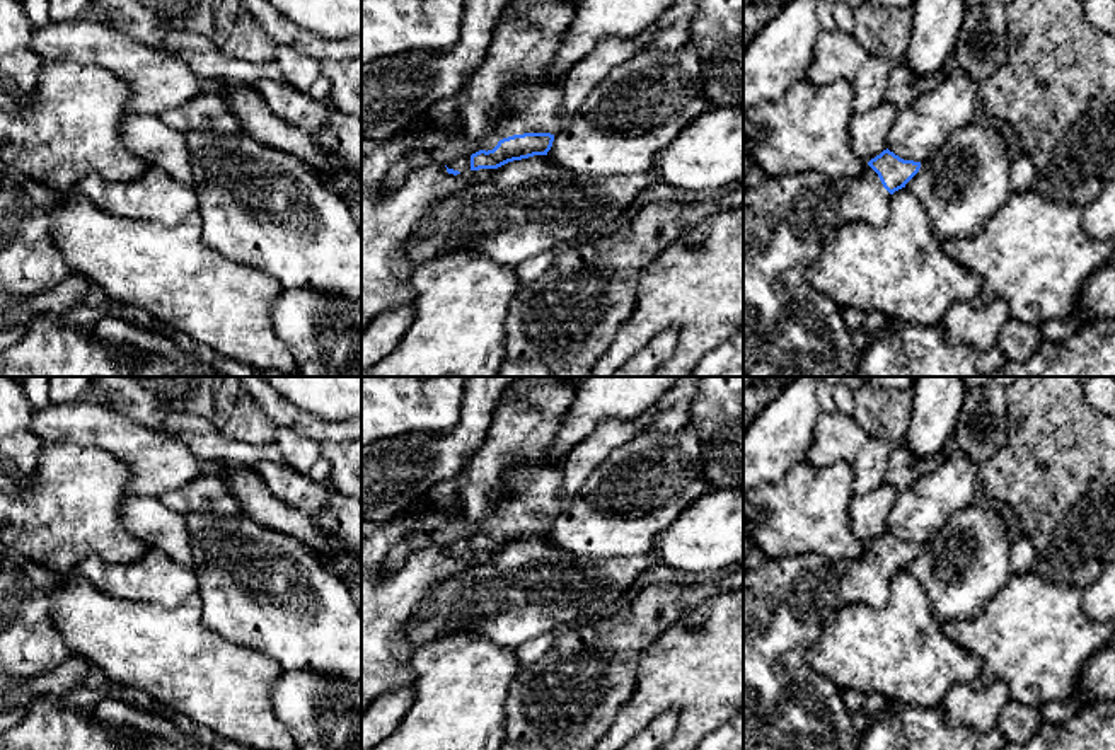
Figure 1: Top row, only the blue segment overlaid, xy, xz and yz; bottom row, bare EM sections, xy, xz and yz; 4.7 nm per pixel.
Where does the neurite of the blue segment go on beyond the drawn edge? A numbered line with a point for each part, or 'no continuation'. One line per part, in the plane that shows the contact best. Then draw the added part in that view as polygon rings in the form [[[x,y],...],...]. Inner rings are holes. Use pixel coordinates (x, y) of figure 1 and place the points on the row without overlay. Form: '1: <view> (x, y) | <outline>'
1: xz (508, 474) | [[[558,377],[498,401],[482,443],[462,470],[462,506],[477,534],[513,516],[558,516],[569,508],[573,496],[563,493],[564,459],[551,462],[549,447],[573,395],[573,378]]]

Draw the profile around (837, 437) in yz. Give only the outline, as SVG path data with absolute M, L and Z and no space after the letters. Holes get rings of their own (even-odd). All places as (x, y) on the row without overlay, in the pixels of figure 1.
M834 409L818 418L806 462L815 467L847 462L854 476L852 491L861 496L885 482L892 453L888 441L866 433L852 416Z

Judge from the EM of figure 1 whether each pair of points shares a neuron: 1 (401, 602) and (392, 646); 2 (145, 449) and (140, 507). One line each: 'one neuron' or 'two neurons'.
1: one neuron
2: two neurons

